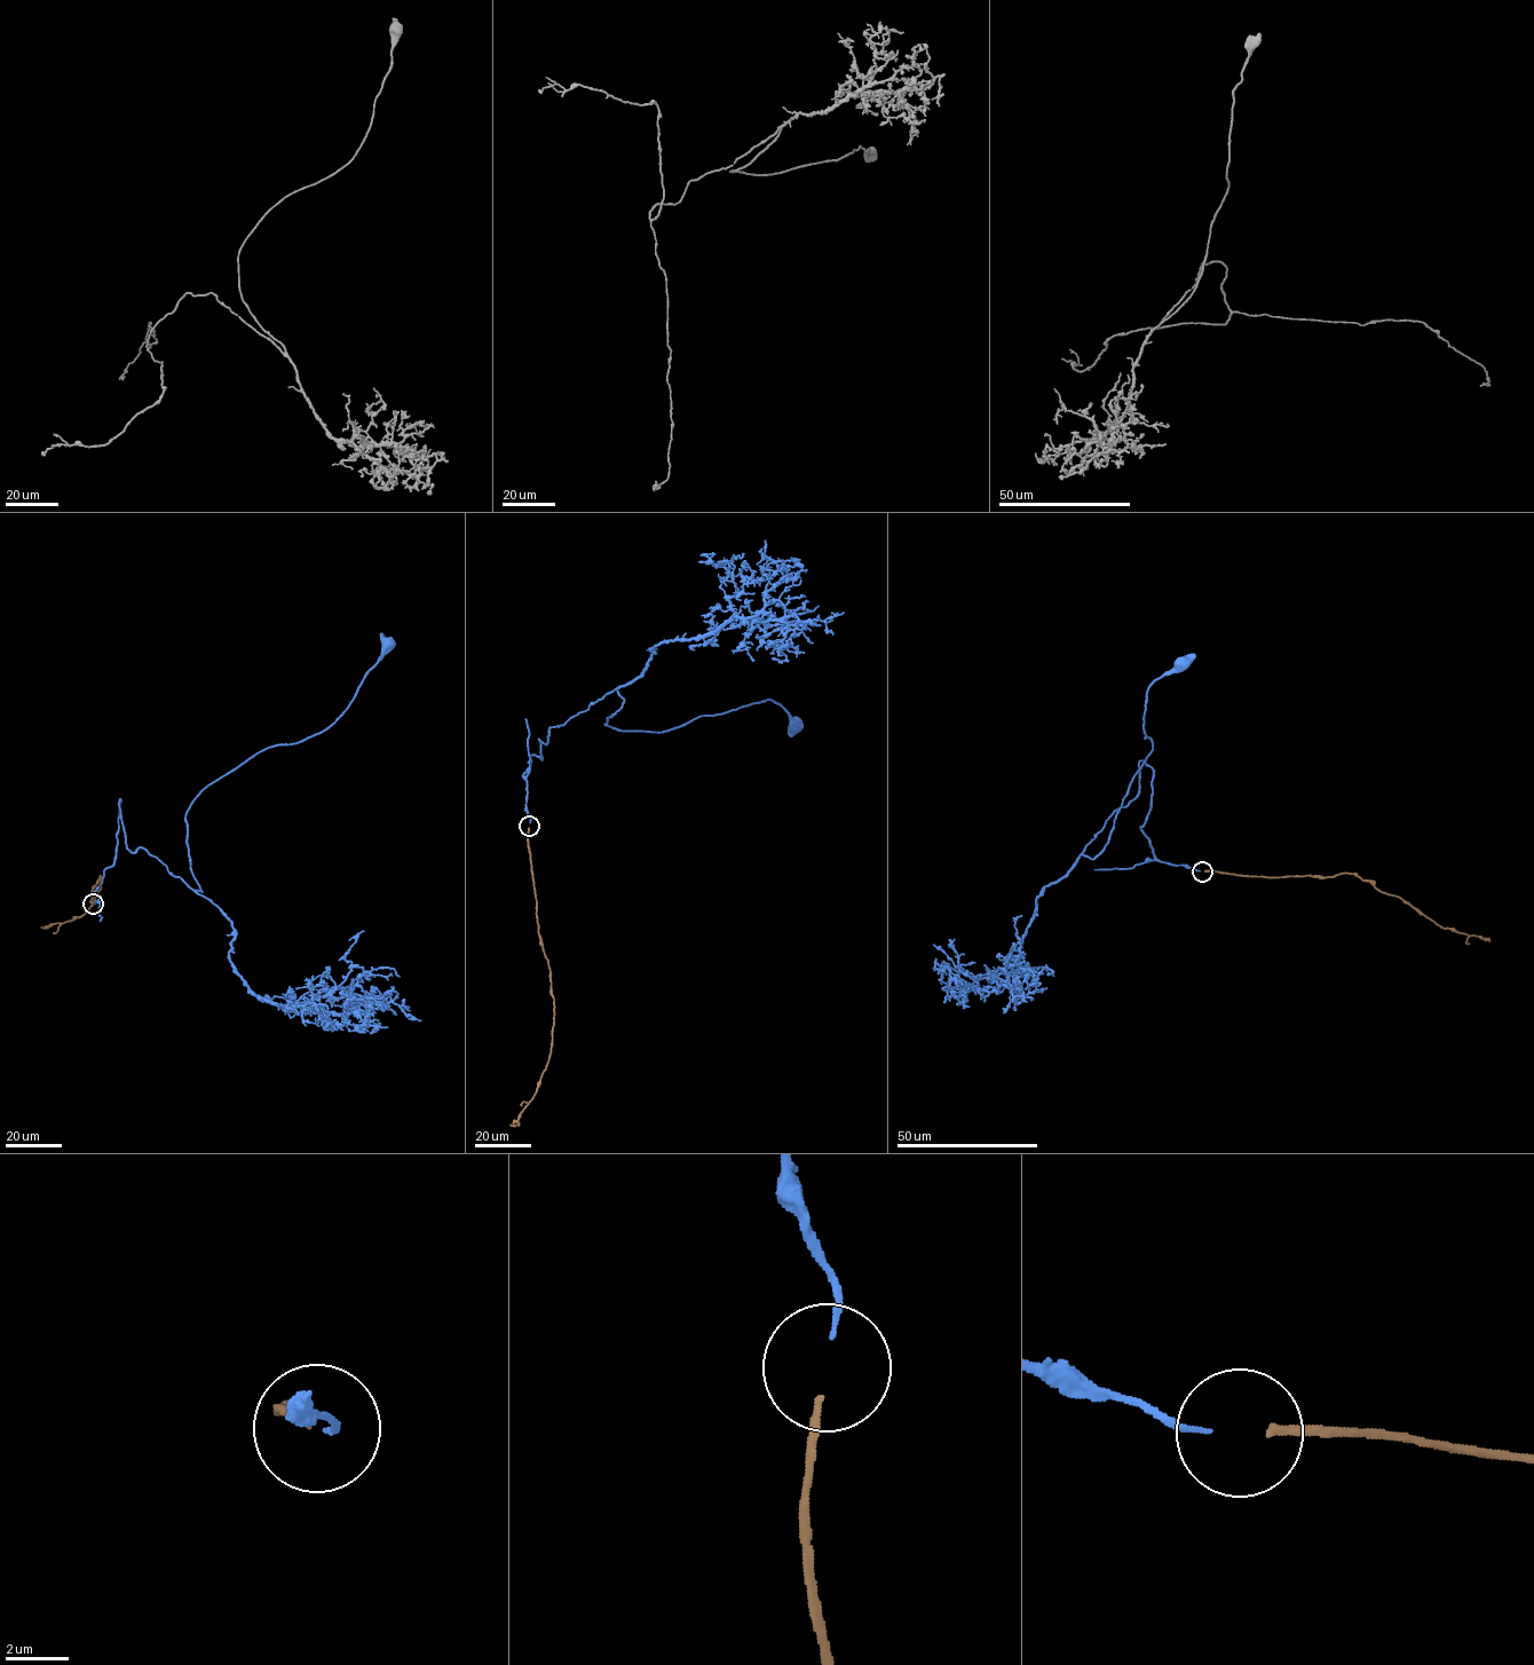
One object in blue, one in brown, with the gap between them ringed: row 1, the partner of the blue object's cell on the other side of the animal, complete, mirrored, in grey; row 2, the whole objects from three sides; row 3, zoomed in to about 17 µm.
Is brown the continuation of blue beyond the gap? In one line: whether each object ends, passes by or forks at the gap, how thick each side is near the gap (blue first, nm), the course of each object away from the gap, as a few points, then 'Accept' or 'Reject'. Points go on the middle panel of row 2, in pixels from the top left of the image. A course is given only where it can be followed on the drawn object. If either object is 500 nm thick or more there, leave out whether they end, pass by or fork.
At the ring blue ends. At the ring brown ends. Thickness 150 nm (blue) against 220 nm. Course of blue: (529, 823), (539, 739), (616, 689), (618, 731), (767, 699), (793, 725). Course of brown: (529, 828), (538, 932), (548, 961), (554, 1023), (548, 1060), (540, 1083), (520, 1117), (509, 1125). Accept

